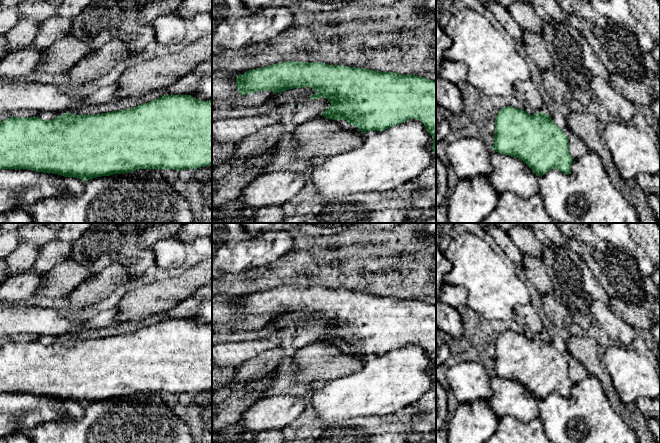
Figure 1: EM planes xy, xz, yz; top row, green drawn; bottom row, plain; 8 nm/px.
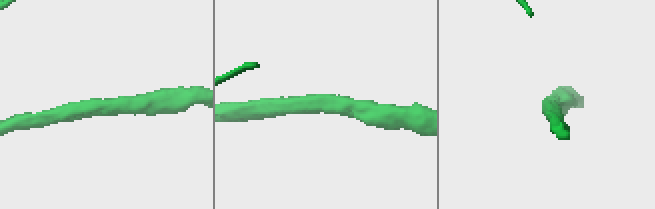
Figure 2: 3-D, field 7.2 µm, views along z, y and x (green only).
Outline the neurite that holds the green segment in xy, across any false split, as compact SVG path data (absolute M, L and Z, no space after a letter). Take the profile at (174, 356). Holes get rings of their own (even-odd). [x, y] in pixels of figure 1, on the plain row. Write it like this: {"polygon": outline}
{"polygon": "M164 319L131 333L103 338L76 339L70 336L52 344L15 340L0 346L0 394L27 393L87 405L140 393L180 395L206 390L212 390L212 323L203 325L191 319Z"}

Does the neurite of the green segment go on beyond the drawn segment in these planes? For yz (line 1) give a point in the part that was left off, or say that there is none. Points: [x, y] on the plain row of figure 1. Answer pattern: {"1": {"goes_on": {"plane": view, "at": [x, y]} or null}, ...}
{"1": {"goes_on": null}}

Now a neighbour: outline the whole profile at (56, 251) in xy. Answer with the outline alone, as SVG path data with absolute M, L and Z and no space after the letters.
M52 240L41 247L39 254L32 266L32 270L44 275L57 264L69 259L72 252L73 242Z

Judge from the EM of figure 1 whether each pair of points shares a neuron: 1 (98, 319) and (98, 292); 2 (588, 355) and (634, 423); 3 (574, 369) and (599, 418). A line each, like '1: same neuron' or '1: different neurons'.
1: different neurons
2: same neuron
3: different neurons

